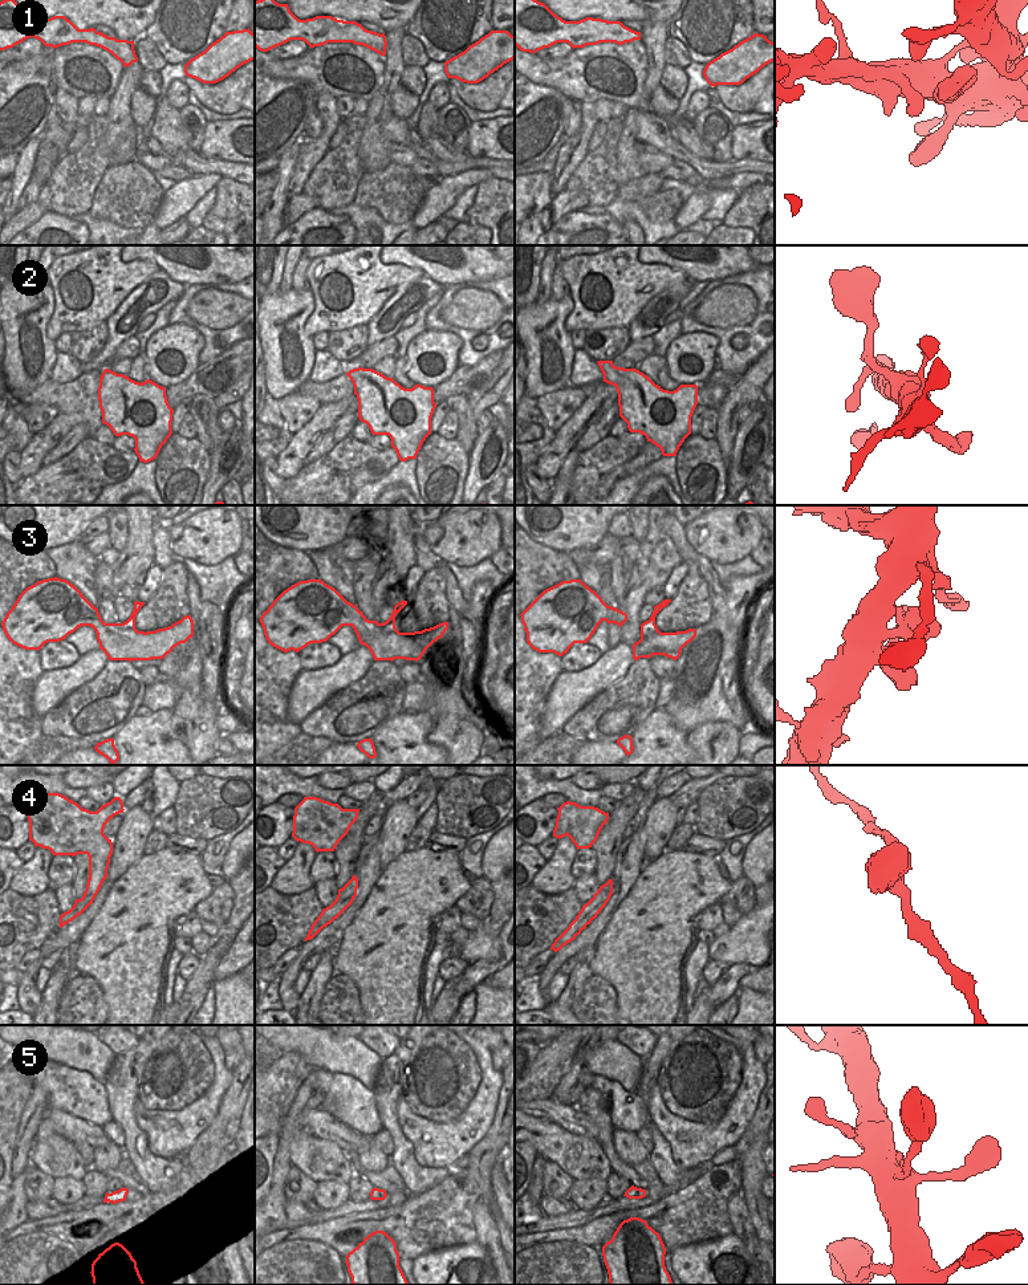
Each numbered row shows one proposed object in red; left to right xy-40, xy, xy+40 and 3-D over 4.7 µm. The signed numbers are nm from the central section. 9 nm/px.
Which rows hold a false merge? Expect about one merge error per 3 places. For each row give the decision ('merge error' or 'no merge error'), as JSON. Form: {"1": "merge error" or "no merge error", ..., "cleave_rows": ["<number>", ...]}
{"1": "no merge error", "2": "no merge error", "3": "no merge error", "4": "no merge error", "5": "no merge error", "cleave_rows": []}

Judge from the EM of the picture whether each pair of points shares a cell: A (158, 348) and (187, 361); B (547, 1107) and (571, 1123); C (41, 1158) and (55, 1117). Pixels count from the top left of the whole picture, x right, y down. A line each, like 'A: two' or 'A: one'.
A: one
B: one
C: two

